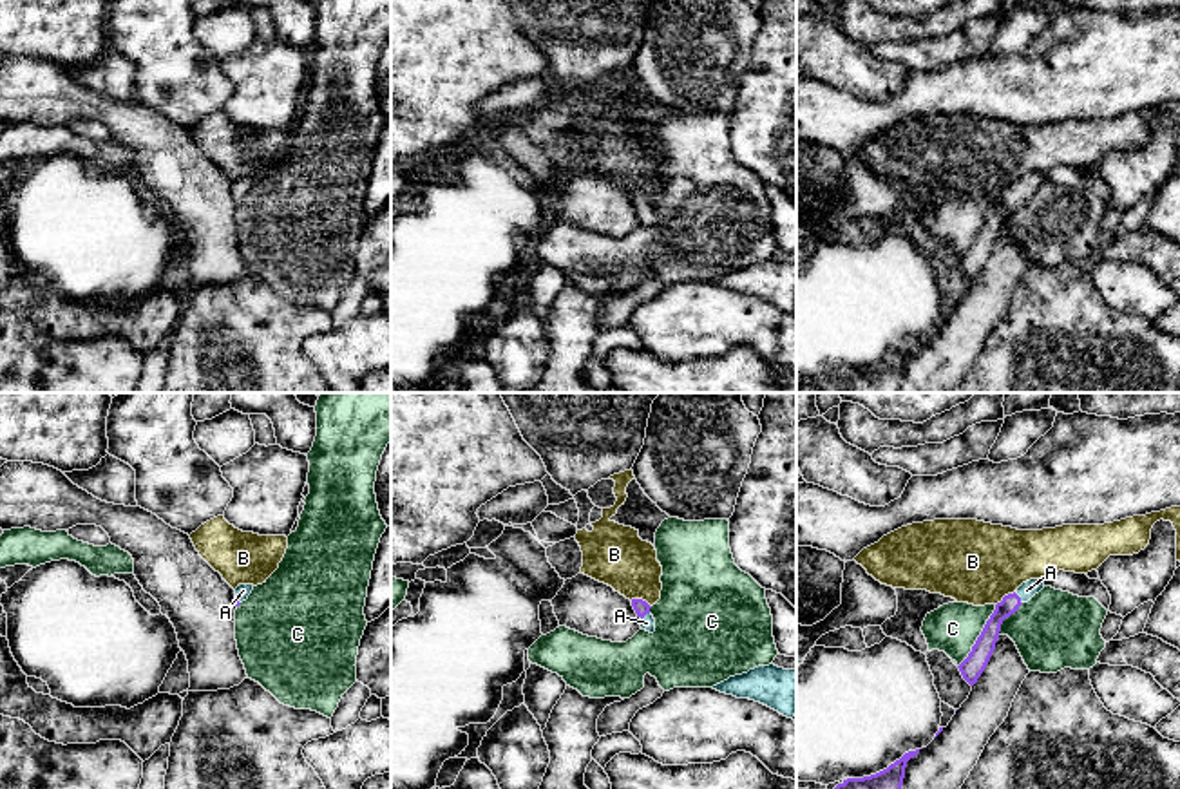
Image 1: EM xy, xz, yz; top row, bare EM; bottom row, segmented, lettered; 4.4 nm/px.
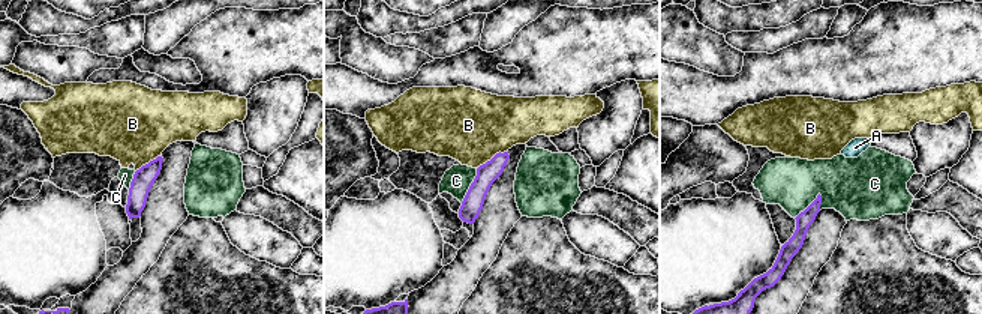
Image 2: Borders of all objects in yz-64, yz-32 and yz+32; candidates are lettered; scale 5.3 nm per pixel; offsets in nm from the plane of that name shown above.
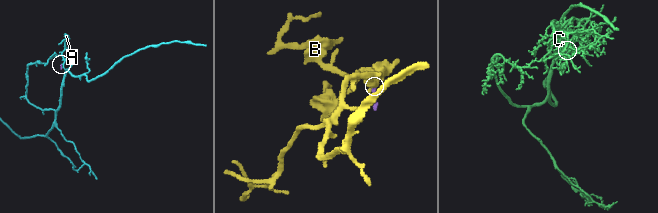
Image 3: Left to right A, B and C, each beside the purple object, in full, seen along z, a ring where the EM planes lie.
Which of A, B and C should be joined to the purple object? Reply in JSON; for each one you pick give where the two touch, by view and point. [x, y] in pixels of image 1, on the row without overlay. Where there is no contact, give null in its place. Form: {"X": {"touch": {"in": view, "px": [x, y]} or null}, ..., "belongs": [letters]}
{"A": {"touch": {"in": "yz", "px": [1019, 192]}}, "belongs": ["A"]}

